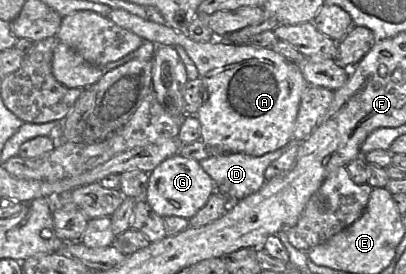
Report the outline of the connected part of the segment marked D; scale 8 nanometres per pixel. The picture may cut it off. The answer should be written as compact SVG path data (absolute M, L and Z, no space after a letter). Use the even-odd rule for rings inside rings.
M283 148L261 156L250 156L244 153L225 153L198 162L214 182L215 190L217 189L219 194L225 195L231 201L238 201L261 189L266 182L264 177L266 168L283 153Z

